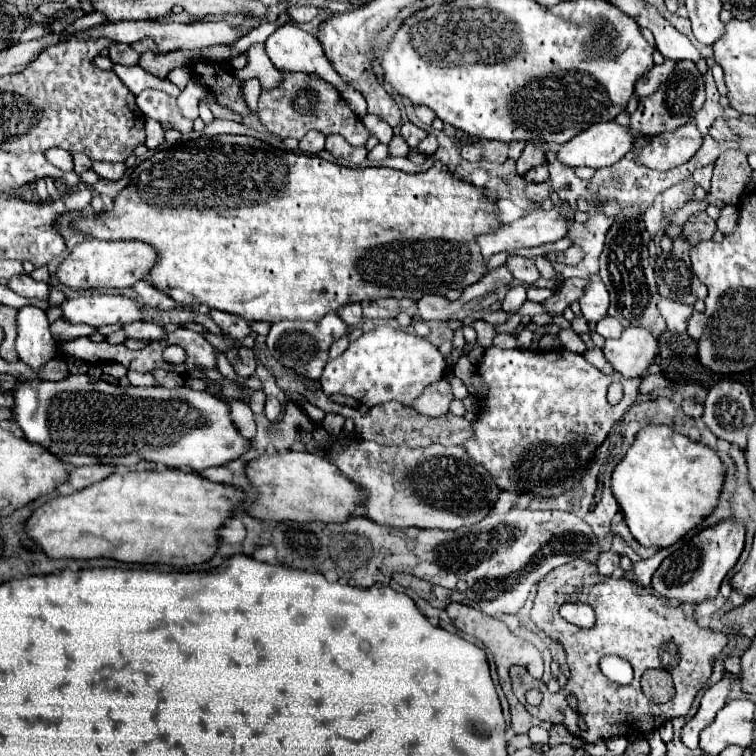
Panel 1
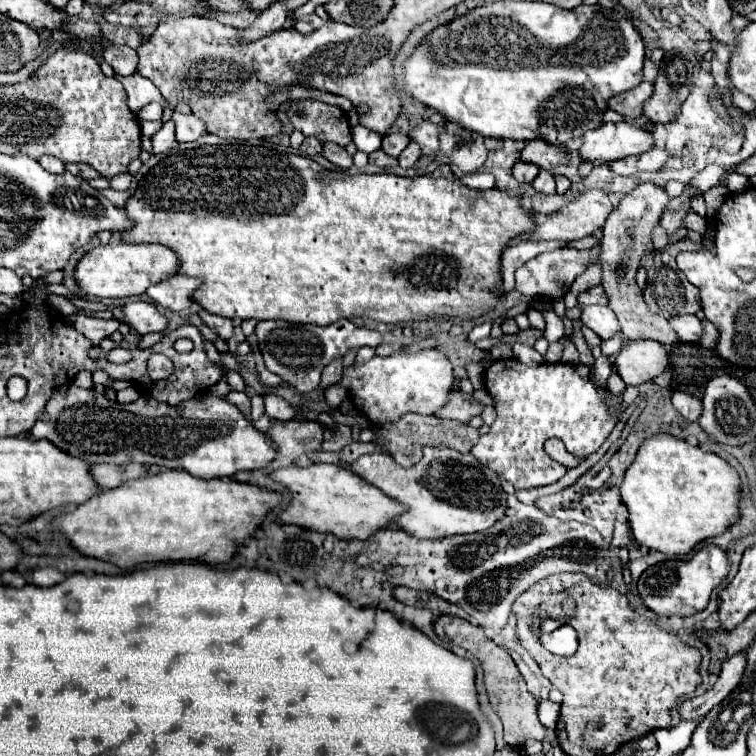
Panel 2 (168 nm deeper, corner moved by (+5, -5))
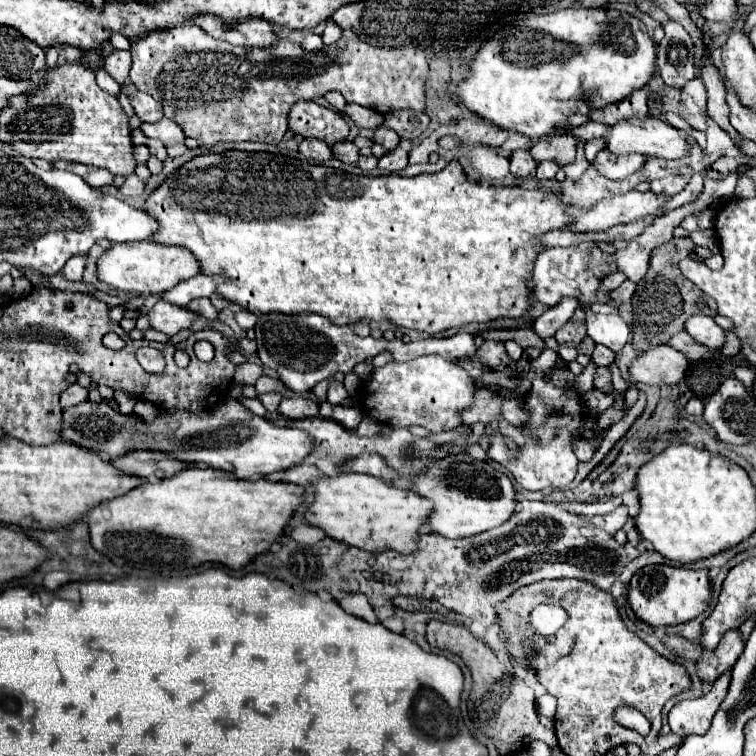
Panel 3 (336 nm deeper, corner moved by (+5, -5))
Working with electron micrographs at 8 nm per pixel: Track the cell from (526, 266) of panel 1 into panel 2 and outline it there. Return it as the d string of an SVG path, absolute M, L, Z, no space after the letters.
M559 248L553 252L543 252L535 258L531 258L529 262L525 262L521 268L517 268L515 272L515 280L517 280L517 290L523 296L549 296L549 298L561 298L569 292L569 286L573 284L573 280L583 274L589 266L589 250L575 250L575 248Z

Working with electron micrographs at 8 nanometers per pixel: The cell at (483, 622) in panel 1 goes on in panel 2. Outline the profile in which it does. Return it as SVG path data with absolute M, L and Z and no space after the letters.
M447 614L437 616L435 632L441 640L447 640L447 642L451 640L453 644L469 650L475 658L481 660L483 670L485 670L487 694L489 694L489 700L491 700L495 712L499 714L499 718L503 722L503 738L509 746L520 748L528 739L543 741L544 738L554 746L555 730L540 723L537 715L538 703L525 684L525 678L517 670L517 664L513 662L513 658L509 656L509 652L505 648L497 646L491 638L487 638L481 626L473 626L471 622L457 618L457 616L447 616Z

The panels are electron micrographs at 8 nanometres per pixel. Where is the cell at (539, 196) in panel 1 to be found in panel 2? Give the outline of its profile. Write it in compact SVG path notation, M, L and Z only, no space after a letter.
M541 170L539 176L533 180L533 188L541 194L555 194L555 178L551 172Z

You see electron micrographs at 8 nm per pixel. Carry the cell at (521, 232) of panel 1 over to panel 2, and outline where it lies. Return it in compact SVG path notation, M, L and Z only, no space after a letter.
M589 190L589 192L583 192L579 198L575 198L573 202L569 202L559 212L537 220L535 228L529 234L521 234L513 242L517 244L521 240L561 240L561 242L579 240L579 238L585 238L585 236L593 234L593 230L601 228L611 210L613 210L613 206L611 206L611 202L609 202L609 198L607 198L607 194L603 190Z

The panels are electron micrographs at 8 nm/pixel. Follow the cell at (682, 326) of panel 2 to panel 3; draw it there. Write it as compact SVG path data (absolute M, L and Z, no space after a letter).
M703 314L693 316L693 318L689 318L685 328L693 338L697 338L701 344L709 346L711 350L719 350L725 344L725 330L721 326L717 326L711 316L703 316Z

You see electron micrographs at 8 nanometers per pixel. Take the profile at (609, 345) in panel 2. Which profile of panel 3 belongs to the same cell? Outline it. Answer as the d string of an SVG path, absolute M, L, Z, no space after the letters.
M595 346L593 350L593 362L597 366L611 366L615 362L615 352L605 346Z

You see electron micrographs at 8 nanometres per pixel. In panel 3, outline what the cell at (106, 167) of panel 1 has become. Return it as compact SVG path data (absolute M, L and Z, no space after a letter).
M131 174L119 190L121 190L123 196L131 196L131 198L135 198L135 196L139 196L139 194L145 190L145 182L139 180L137 174Z

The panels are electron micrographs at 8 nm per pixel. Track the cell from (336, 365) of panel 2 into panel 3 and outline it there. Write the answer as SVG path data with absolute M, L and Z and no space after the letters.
M331 382L329 392L327 392L327 400L329 400L331 404L341 404L341 402L345 402L347 398L349 398L349 394L347 394L345 386L339 384L339 382Z

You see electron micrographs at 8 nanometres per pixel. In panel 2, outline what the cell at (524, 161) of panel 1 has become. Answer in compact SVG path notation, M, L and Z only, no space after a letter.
M535 138L531 142L527 142L527 146L521 150L521 162L529 162L529 164L535 164L543 170L551 170L553 166L557 164L563 164L567 162L569 158L565 156L563 148L557 148L557 146L549 146L547 142L543 142L541 138Z

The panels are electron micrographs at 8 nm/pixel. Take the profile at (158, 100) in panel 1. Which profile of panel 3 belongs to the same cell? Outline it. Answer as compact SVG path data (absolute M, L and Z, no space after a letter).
M135 92L129 100L131 100L131 106L133 106L133 110L141 122L159 122L163 118L161 102L157 102L149 94Z

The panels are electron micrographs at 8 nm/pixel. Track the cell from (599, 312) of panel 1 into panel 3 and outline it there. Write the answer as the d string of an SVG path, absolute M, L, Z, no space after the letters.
M587 310L587 334L595 344L619 352L629 340L629 326L619 314L593 314Z

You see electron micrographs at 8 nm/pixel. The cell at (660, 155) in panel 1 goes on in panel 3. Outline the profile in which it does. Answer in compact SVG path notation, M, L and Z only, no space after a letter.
M603 148L595 158L593 158L593 166L597 168L597 172L605 178L611 178L611 180L621 180L621 178L627 178L629 174L637 172L643 168L645 164L645 156L641 154L629 154L629 156L615 156L611 154L607 148Z

